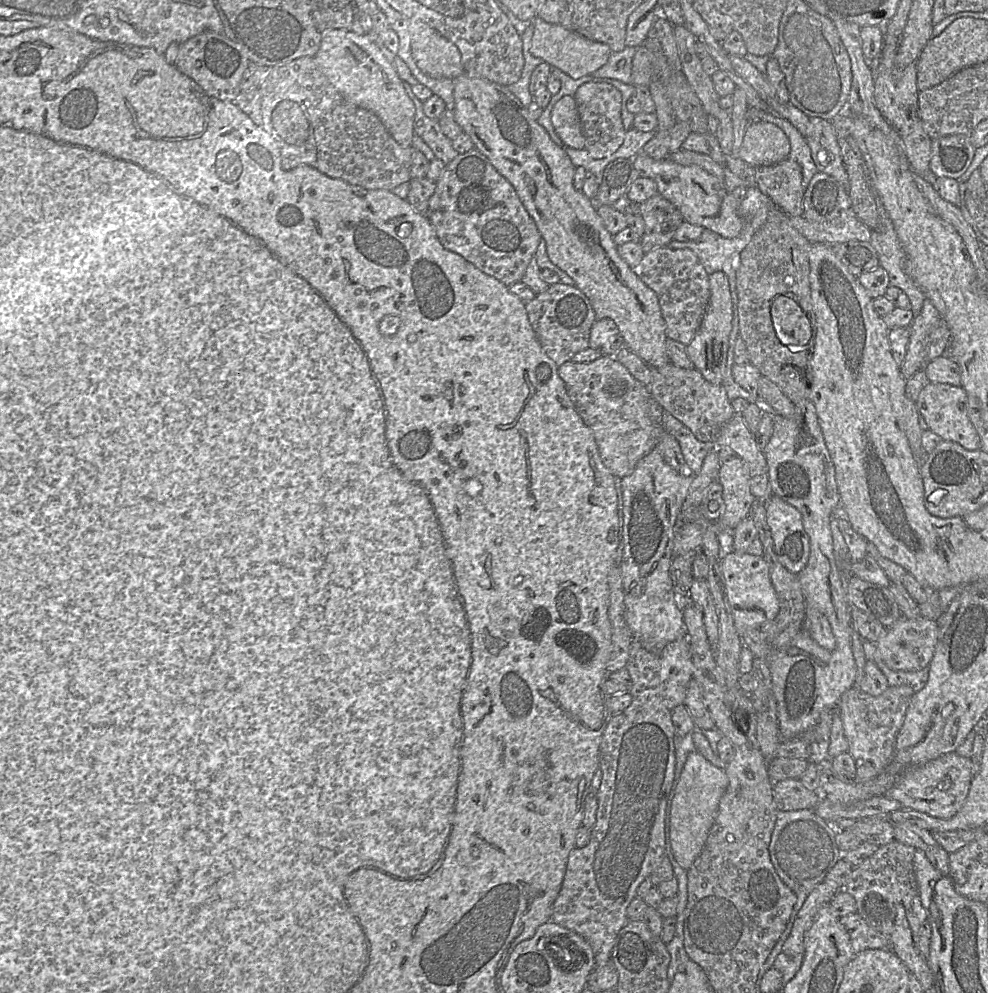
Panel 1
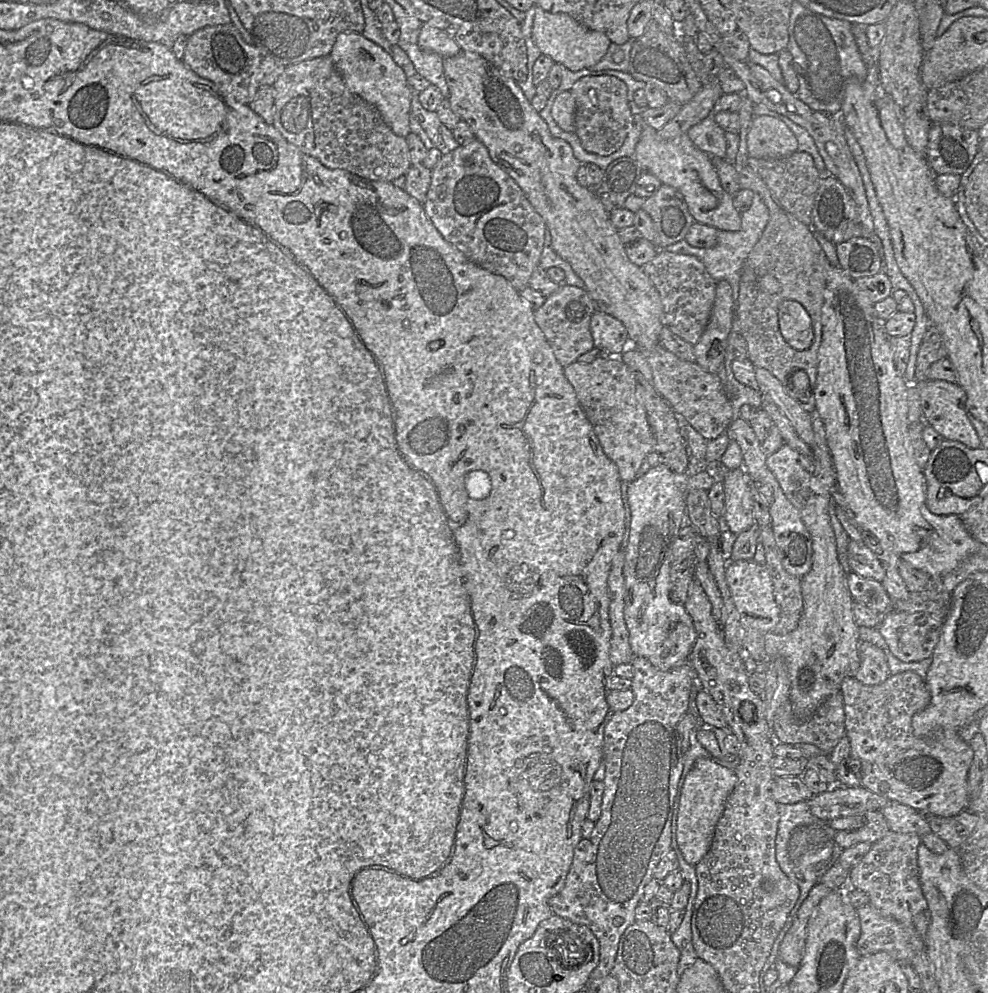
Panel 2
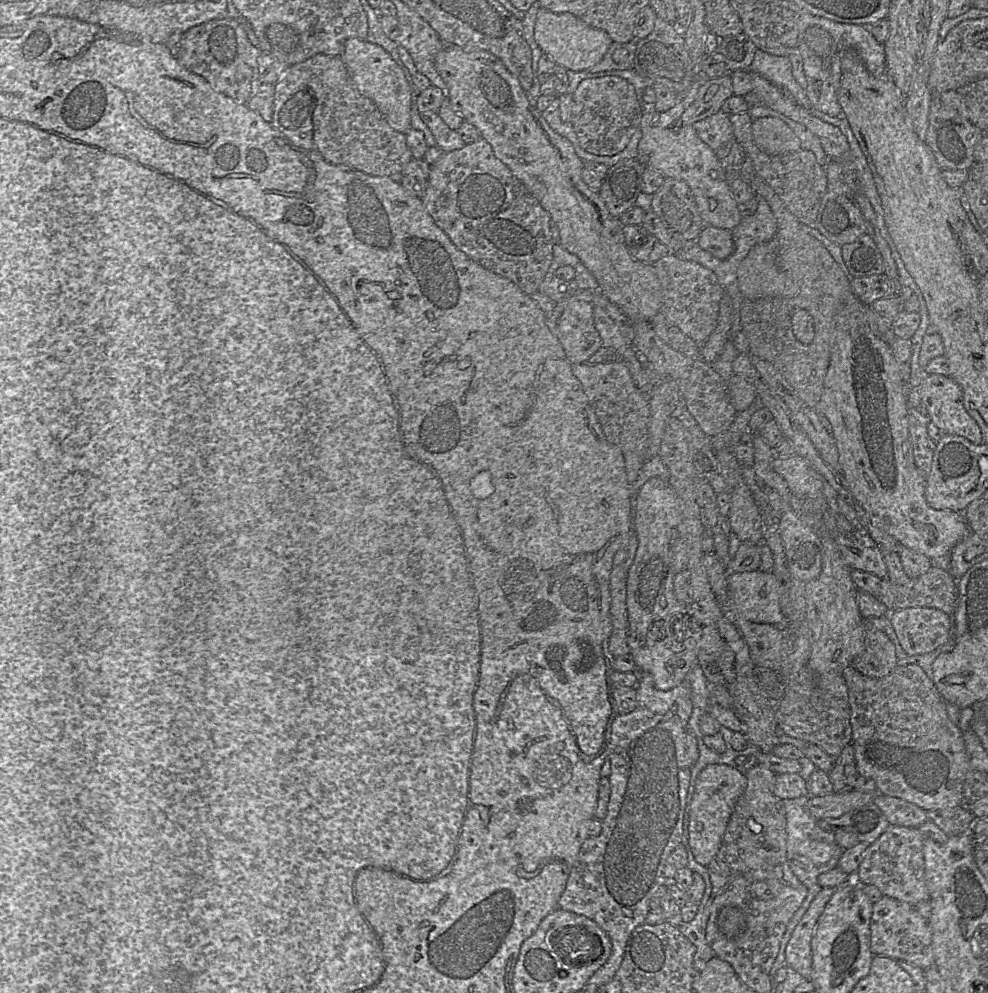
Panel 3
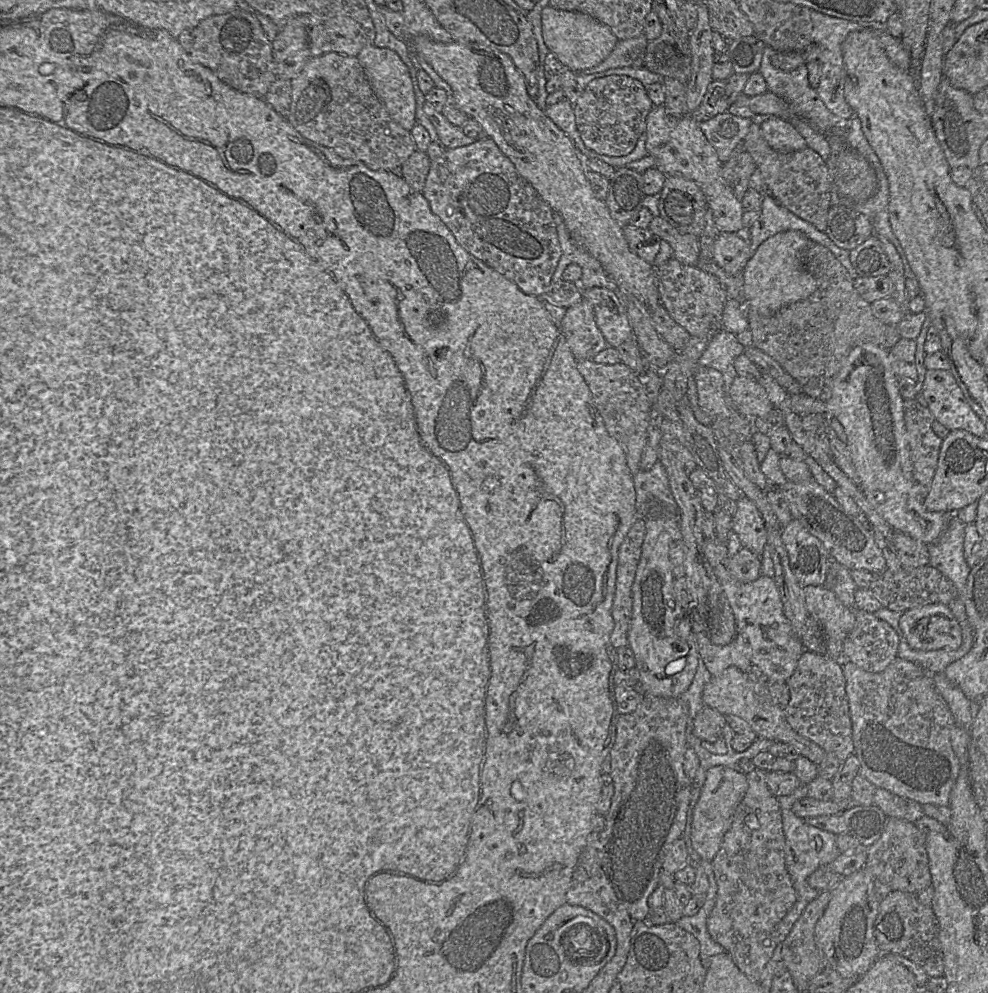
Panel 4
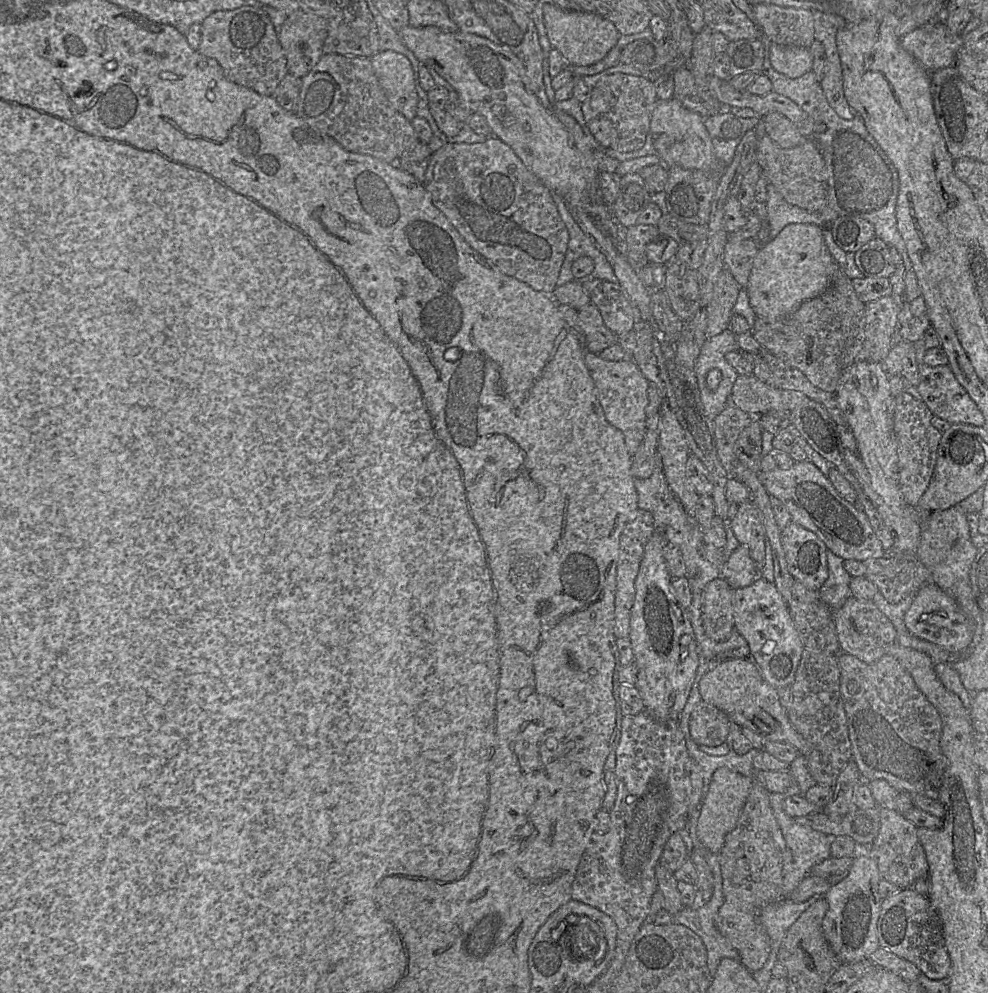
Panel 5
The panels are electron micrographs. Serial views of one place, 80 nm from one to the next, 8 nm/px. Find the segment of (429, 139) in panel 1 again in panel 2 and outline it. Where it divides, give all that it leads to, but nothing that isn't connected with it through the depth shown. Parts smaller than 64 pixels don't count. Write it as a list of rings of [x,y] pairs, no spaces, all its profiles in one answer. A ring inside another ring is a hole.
[[[411,88],[411,115],[417,117],[417,121],[428,135],[434,147],[443,155],[454,151],[459,147],[453,137],[453,131],[449,130],[438,118],[436,112],[430,112],[423,108],[419,101],[419,92]]]

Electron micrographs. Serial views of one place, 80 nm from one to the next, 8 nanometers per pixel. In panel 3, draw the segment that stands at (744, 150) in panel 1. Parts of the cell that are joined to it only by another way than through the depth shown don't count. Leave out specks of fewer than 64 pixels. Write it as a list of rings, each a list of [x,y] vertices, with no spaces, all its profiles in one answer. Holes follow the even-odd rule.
[[[762,117],[753,120],[752,135],[755,144],[770,155],[796,152],[801,142],[794,131],[782,120]]]

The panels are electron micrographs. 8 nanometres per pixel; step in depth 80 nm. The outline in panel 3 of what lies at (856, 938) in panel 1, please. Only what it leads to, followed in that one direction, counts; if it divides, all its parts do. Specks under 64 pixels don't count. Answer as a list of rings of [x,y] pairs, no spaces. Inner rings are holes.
[[[882,896],[872,905],[870,920],[870,950],[875,956],[886,956],[896,961],[905,961],[922,970],[934,967],[932,934],[928,920],[914,906],[896,899]]]

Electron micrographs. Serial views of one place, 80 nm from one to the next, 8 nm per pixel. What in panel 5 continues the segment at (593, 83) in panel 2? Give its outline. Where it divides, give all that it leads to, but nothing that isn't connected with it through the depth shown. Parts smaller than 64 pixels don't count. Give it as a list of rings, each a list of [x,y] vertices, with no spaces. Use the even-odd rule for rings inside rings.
[[[613,73],[601,77],[590,89],[589,95],[580,103],[585,123],[597,140],[595,142],[603,148],[624,153],[637,150],[645,143],[650,126],[650,114],[657,99],[656,90],[651,80],[642,76]]]

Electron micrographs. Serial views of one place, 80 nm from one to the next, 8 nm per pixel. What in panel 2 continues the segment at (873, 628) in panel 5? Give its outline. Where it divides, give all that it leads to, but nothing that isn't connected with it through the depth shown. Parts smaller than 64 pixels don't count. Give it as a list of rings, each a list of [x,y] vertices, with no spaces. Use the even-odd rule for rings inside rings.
[[[869,643],[859,644],[860,668],[855,678],[864,685],[880,685],[891,675],[885,652]]]

